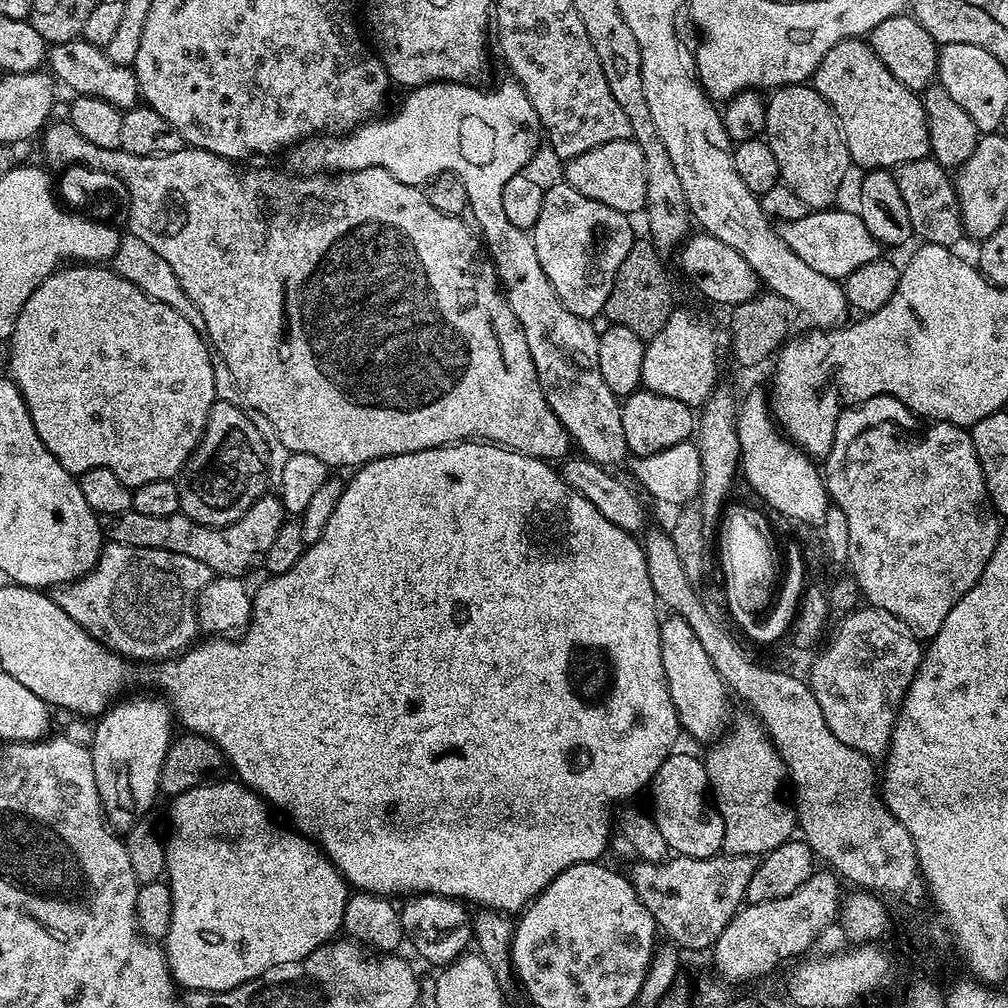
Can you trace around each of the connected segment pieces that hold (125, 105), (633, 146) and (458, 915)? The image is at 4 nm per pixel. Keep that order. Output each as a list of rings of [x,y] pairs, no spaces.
[[[81,38],[51,45],[48,50],[47,63],[50,68],[52,64],[51,75],[59,83],[61,80],[66,87],[73,88],[73,93],[102,98],[121,110],[137,107],[138,101],[141,99],[135,71],[132,68],[113,63],[104,52],[103,47],[91,44],[89,40]]]
[[[629,138],[606,142],[602,146],[594,146],[573,160],[563,165],[563,179],[578,194],[586,194],[586,198],[594,198],[594,202],[602,202],[614,210],[625,214],[633,214],[647,205],[646,200],[646,158],[642,158],[642,146]]]
[[[416,894],[405,899],[399,905],[399,910],[407,943],[416,947],[416,952],[422,959],[429,960],[430,963],[436,964],[435,966],[443,966],[469,951],[474,940],[472,916],[461,901],[446,896]]]

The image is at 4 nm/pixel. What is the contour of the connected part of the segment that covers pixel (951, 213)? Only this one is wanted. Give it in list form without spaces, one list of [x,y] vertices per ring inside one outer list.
[[[925,158],[899,164],[894,170],[898,186],[902,190],[902,202],[910,213],[913,233],[925,244],[937,244],[943,248],[952,248],[966,233],[960,203],[953,177],[936,160]]]

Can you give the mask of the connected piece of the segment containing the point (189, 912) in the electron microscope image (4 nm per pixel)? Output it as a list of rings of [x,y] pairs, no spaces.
[[[235,778],[224,779],[217,779],[211,784],[203,784],[194,790],[186,790],[182,794],[171,797],[169,804],[172,805],[168,808],[168,836],[166,832],[164,854],[166,883],[168,892],[172,896],[172,913],[168,923],[168,934],[162,941],[162,947],[165,956],[168,957],[168,969],[172,972],[173,980],[184,990],[230,990],[242,982],[250,982],[258,978],[266,970],[270,970],[270,966],[282,962],[298,962],[306,958],[314,950],[329,943],[344,927],[350,885],[328,860],[324,851],[287,823],[279,824],[271,816],[273,813],[269,805],[257,792],[251,792],[245,784]]]

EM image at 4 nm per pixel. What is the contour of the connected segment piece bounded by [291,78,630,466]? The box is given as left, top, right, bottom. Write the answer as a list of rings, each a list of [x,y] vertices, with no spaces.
[[[508,78],[505,84],[500,84],[489,92],[476,87],[480,86],[439,80],[433,84],[424,84],[421,88],[413,88],[405,95],[408,97],[397,106],[396,112],[390,113],[385,120],[373,118],[344,135],[321,134],[309,138],[291,153],[292,160],[304,174],[381,168],[394,174],[398,182],[417,186],[427,185],[440,172],[458,174],[458,178],[462,178],[462,186],[466,186],[471,219],[474,224],[476,219],[475,227],[492,258],[496,275],[500,277],[504,297],[508,299],[510,310],[514,310],[514,318],[518,318],[526,334],[526,346],[530,346],[530,358],[534,358],[534,370],[538,374],[538,382],[550,410],[558,414],[573,445],[577,449],[581,448],[584,451],[581,453],[587,459],[605,466],[620,464],[624,459],[629,459],[630,453],[626,446],[626,434],[622,434],[621,401],[612,393],[610,386],[606,386],[606,378],[602,378],[602,370],[598,366],[600,334],[595,332],[591,320],[584,320],[578,314],[566,310],[554,286],[550,286],[542,270],[542,262],[538,262],[538,250],[534,250],[531,235],[525,229],[514,226],[514,222],[506,218],[506,210],[502,210],[502,190],[506,187],[506,182],[527,169],[524,167],[531,162],[536,147],[542,144],[540,119],[536,117],[536,111],[524,92],[524,87],[516,83],[515,79]]]

